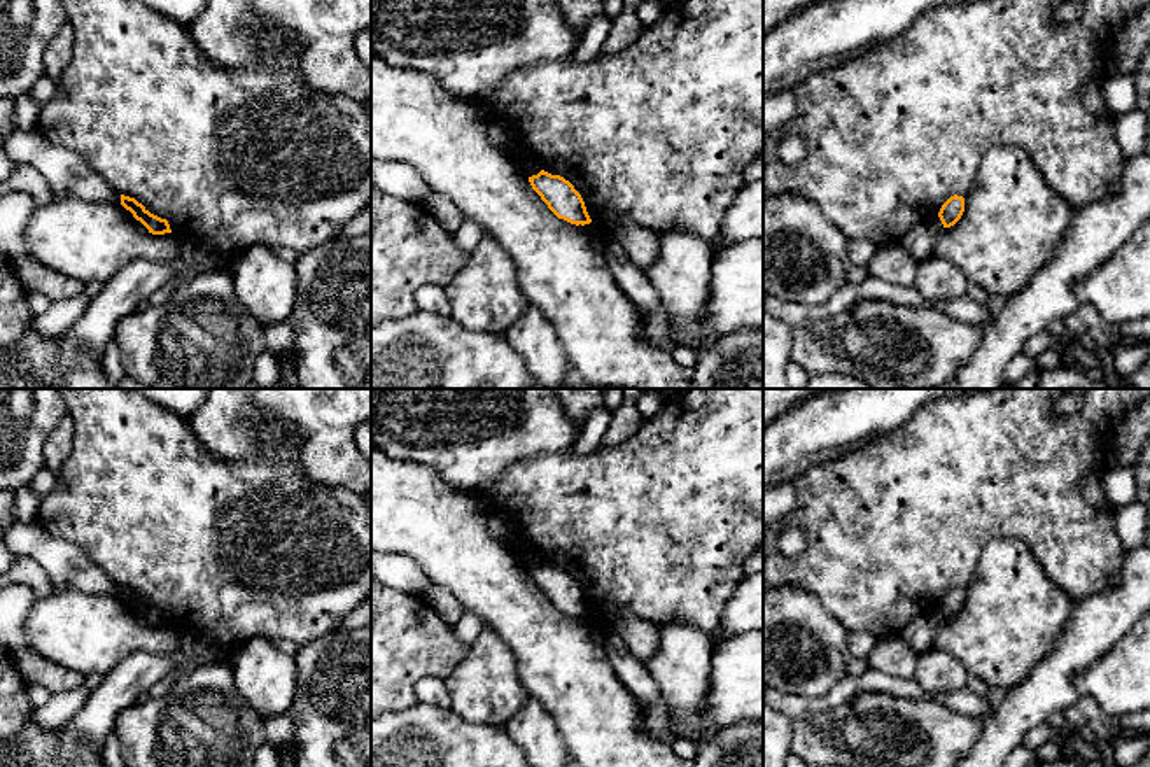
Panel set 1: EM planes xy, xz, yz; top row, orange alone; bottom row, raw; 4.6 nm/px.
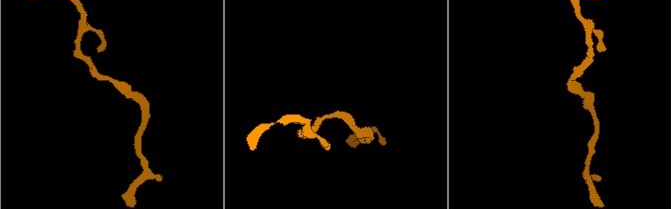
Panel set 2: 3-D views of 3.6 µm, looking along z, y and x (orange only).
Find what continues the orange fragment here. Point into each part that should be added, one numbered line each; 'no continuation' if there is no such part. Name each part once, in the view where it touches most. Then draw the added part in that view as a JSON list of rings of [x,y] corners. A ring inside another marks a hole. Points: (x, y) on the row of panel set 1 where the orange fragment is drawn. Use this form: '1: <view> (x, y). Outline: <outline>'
no continuation

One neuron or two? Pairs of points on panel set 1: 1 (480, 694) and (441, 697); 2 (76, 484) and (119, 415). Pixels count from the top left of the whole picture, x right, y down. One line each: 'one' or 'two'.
1: two
2: one

